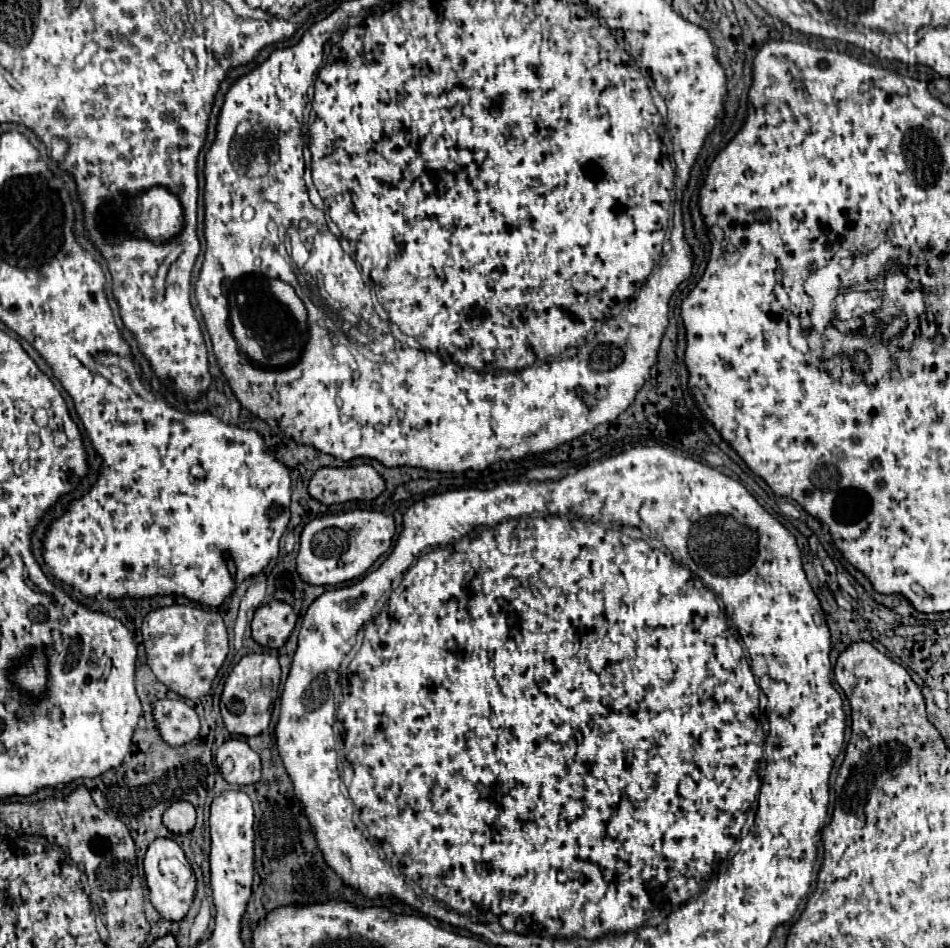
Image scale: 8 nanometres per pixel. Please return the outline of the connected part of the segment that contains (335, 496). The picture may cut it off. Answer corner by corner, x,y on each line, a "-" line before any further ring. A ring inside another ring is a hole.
370,466
320,468
308,484
308,492
322,504
340,504
348,500
374,500
386,488
384,478

